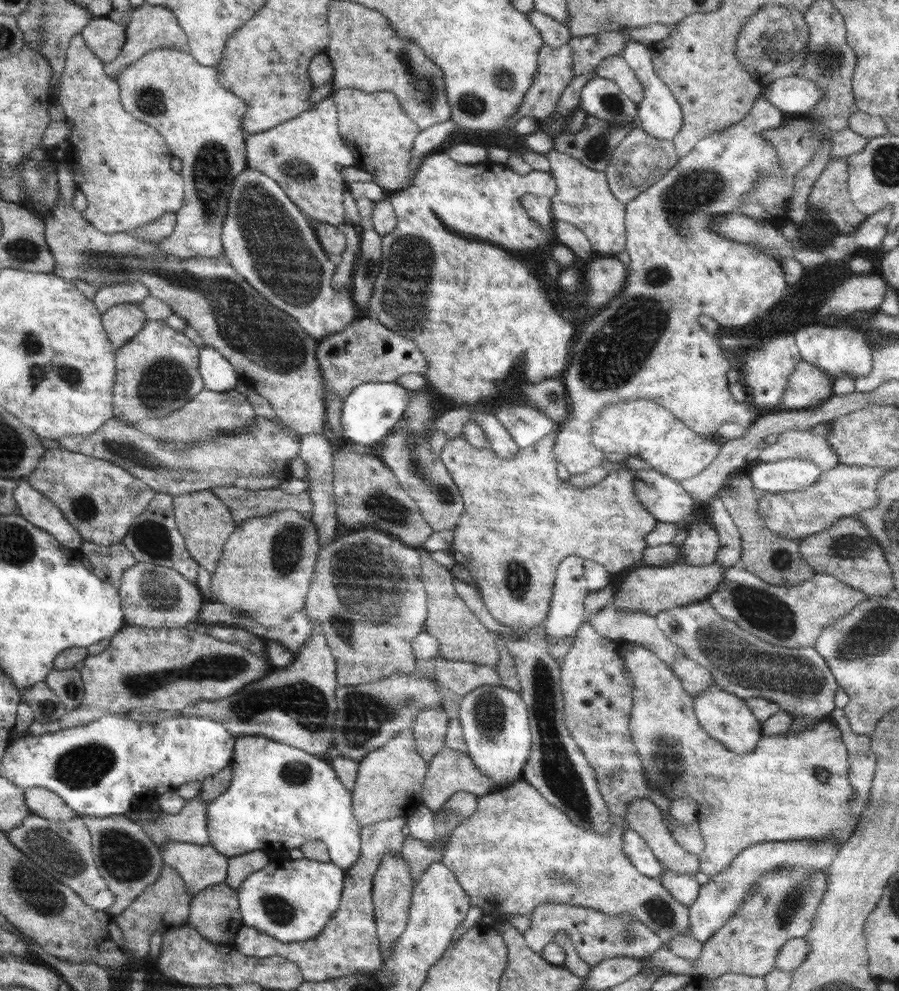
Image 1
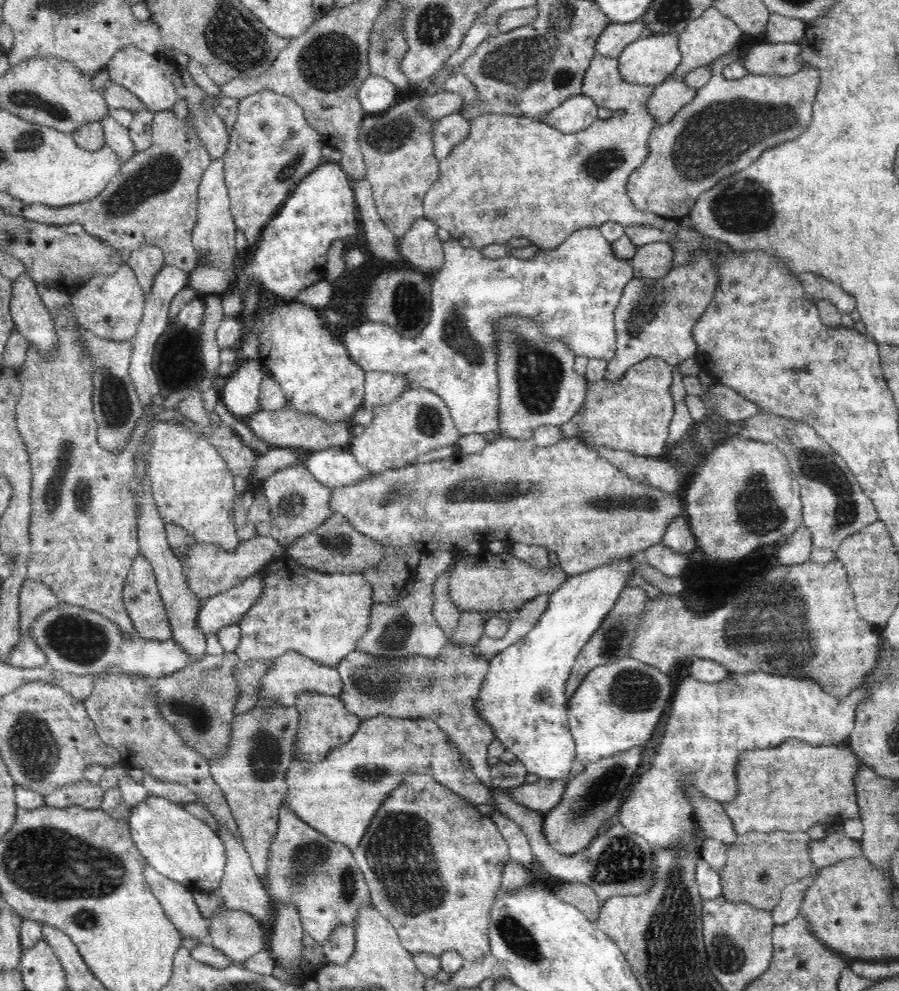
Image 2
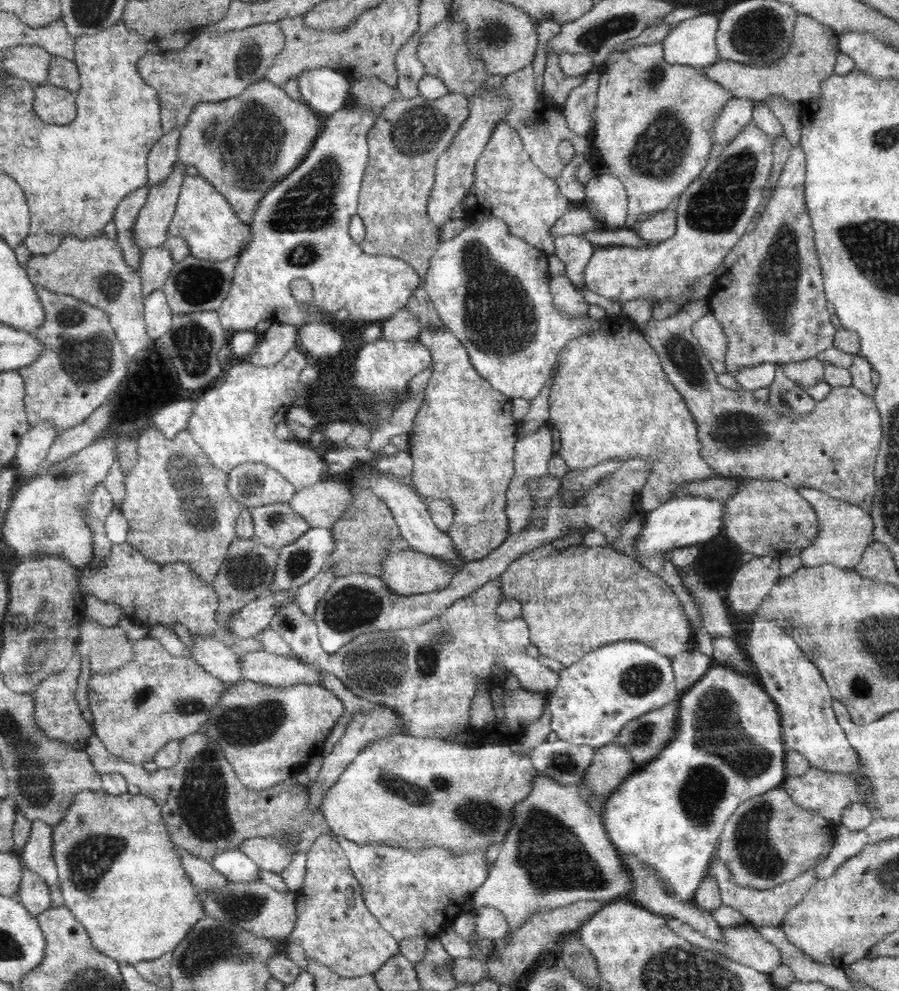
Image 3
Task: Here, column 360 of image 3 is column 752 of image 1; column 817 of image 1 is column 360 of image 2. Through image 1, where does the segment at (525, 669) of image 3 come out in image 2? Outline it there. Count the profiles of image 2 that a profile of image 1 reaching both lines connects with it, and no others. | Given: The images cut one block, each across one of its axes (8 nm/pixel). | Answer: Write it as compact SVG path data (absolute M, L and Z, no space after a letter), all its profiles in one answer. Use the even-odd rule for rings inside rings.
M447 638L444 650L435 659L428 659L422 655L405 659L384 659L384 657L376 657L366 652L353 651L335 666L343 681L343 689L338 698L348 711L359 716L362 721L374 718L379 714L394 718L433 720L438 728L447 734L450 743L456 747L460 755L466 758L480 782L490 788L492 786L491 772L494 769L488 765L486 759L490 756L488 746L496 738L494 738L494 729L490 727L490 723L484 721L484 717L476 709L478 694L488 675L488 662L488 658L475 654L475 646L457 646L457 644L453 644L451 638Z

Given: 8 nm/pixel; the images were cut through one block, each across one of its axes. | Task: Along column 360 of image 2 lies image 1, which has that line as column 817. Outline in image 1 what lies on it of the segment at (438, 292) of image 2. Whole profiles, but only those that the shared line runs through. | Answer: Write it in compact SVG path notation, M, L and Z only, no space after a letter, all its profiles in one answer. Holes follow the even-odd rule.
M809 325L793 333L801 360L817 366L834 379L836 376L851 374L854 377L867 375L872 370L871 348L866 335L854 328L828 325Z

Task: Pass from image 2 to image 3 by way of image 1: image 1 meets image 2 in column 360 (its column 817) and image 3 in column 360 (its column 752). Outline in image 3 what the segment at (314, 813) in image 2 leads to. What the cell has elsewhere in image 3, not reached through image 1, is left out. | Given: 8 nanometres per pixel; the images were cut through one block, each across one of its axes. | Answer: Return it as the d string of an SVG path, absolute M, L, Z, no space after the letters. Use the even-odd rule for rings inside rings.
M549 699L545 700L541 718L532 722L529 727L518 738L517 743L523 747L518 755L514 755L514 751L508 744L490 743L480 746L478 749L466 749L457 742L447 741L440 738L418 738L408 734L391 734L384 737L384 740L374 740L370 742L370 746L366 746L358 756L344 769L344 772L338 776L336 784L326 792L324 800L322 800L321 811L330 827L330 831L338 836L347 838L356 844L384 843L392 845L392 847L404 847L404 849L412 849L415 851L418 848L428 846L428 844L436 844L434 847L446 848L446 852L452 851L454 855L461 855L468 851L488 850L488 846L493 843L498 843L499 846L503 843L506 833L511 829L513 823L513 806L524 800L528 793L532 790L533 780L538 776L538 772L534 769L531 761L530 750L538 748L540 744L548 741L548 734L552 732L551 714L549 707Z

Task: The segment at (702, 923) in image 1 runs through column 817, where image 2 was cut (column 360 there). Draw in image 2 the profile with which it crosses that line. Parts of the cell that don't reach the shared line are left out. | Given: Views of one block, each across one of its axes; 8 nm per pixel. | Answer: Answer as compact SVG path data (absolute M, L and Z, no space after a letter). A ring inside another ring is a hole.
M412 774L400 780L400 786L396 792L388 794L388 798L380 804L380 810L376 812L372 822L368 825L364 838L353 850L354 858L365 876L365 880L371 892L371 902L375 909L396 929L403 947L413 955L420 952L440 956L448 951L458 951L464 960L481 959L490 954L490 943L488 942L488 926L490 924L490 912L492 904L496 900L497 893L501 890L503 880L502 870L504 864L510 860L508 845L502 833L498 830L496 823L490 817L490 811L480 807L478 804L468 801L446 788L443 784L436 782L430 775Z

